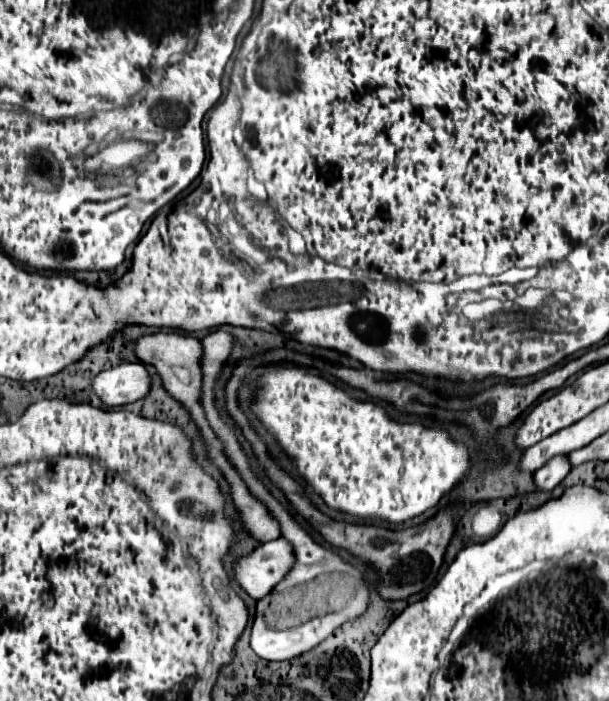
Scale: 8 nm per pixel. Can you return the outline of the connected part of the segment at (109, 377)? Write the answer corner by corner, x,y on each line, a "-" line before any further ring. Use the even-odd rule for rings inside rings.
121,364
97,374
93,390
105,406
123,406
149,392
149,372
143,364

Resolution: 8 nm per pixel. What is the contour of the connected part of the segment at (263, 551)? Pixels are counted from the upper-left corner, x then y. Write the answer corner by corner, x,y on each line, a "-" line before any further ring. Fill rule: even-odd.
285,538
263,542
233,562
237,584
255,600
273,590
293,566
293,550

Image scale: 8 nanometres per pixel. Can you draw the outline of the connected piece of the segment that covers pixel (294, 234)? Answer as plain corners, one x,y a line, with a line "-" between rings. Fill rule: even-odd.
287,226
287,238
289,238
289,252
294,256
307,256
304,240
300,238
300,233

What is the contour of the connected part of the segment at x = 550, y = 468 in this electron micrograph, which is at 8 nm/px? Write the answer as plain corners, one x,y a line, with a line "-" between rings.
557,456
557,458
551,458
541,470
533,474
533,482
537,490
551,492
569,474
569,470
571,470
571,464
567,456

